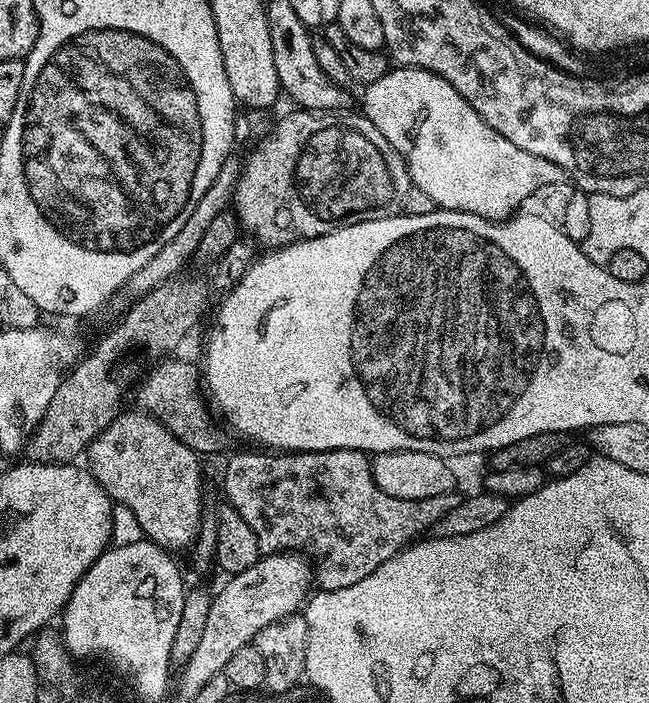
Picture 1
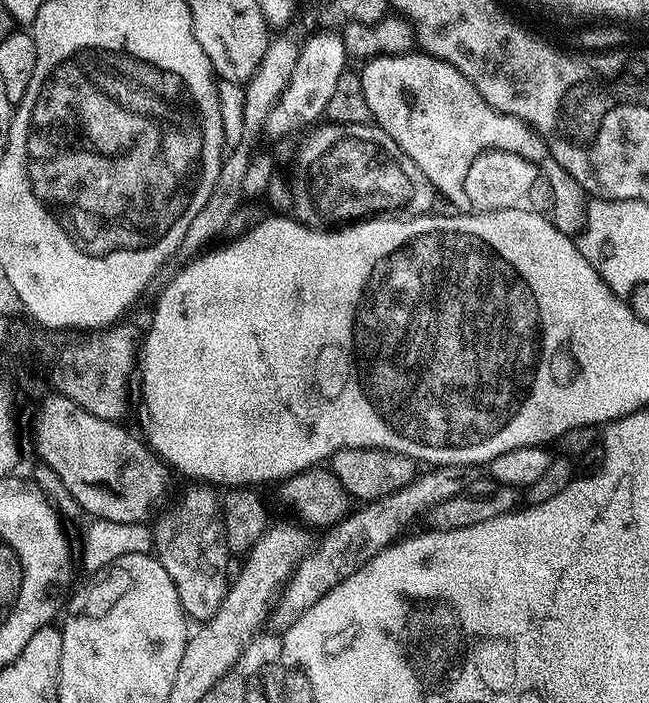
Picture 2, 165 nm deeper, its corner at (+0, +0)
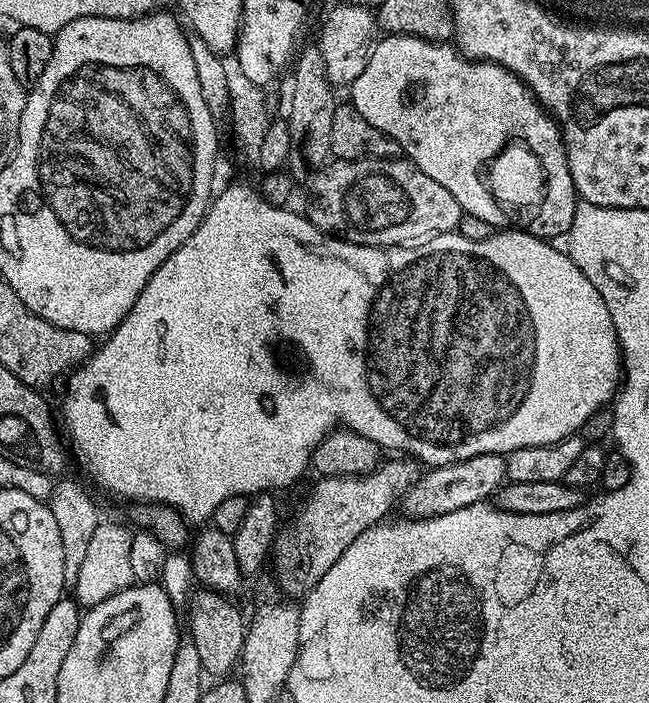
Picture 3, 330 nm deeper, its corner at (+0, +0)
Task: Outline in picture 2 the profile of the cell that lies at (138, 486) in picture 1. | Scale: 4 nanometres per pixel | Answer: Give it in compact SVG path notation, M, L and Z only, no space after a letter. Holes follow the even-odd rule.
M212 486L203 490L204 504L200 500L188 500L173 512L162 513L156 526L154 524L154 555L166 574L170 574L184 615L196 622L209 620L218 606L222 606L222 598L228 593L230 583L226 576L230 553L222 535L218 492Z

